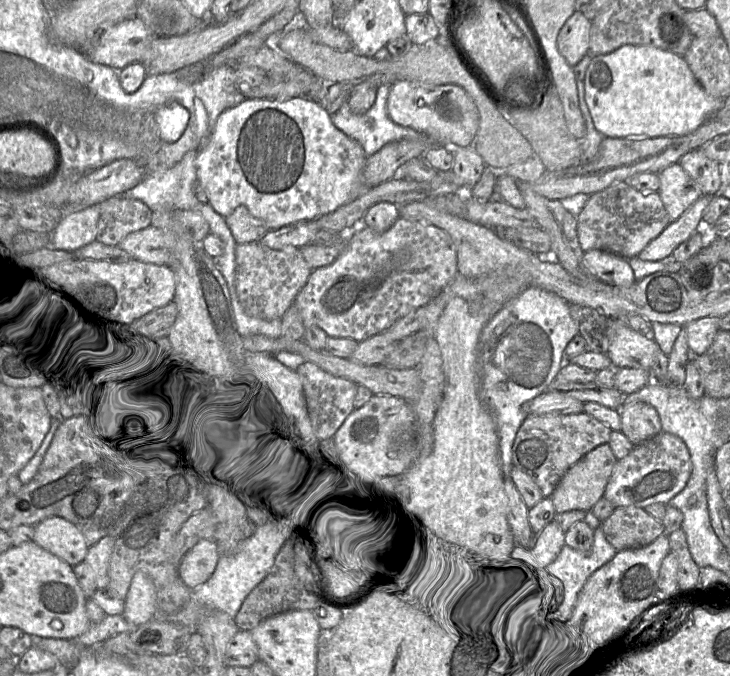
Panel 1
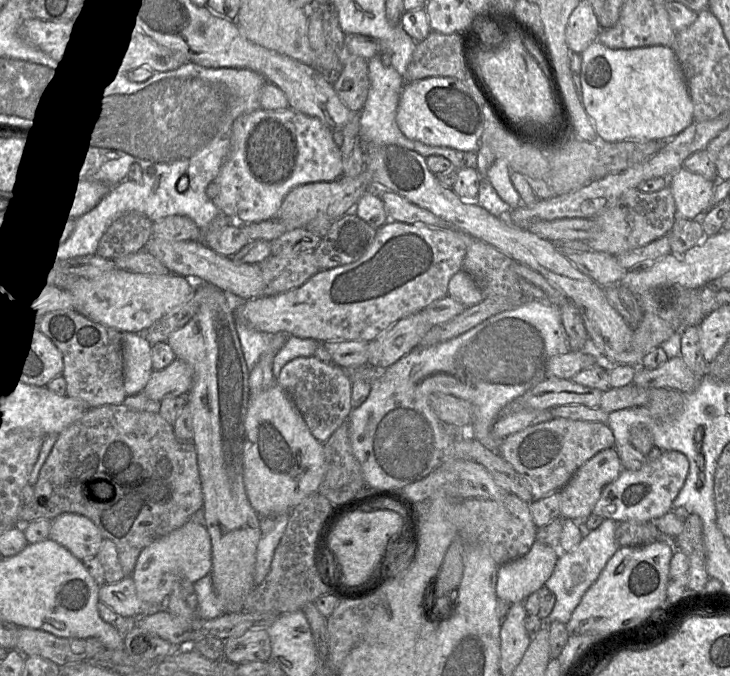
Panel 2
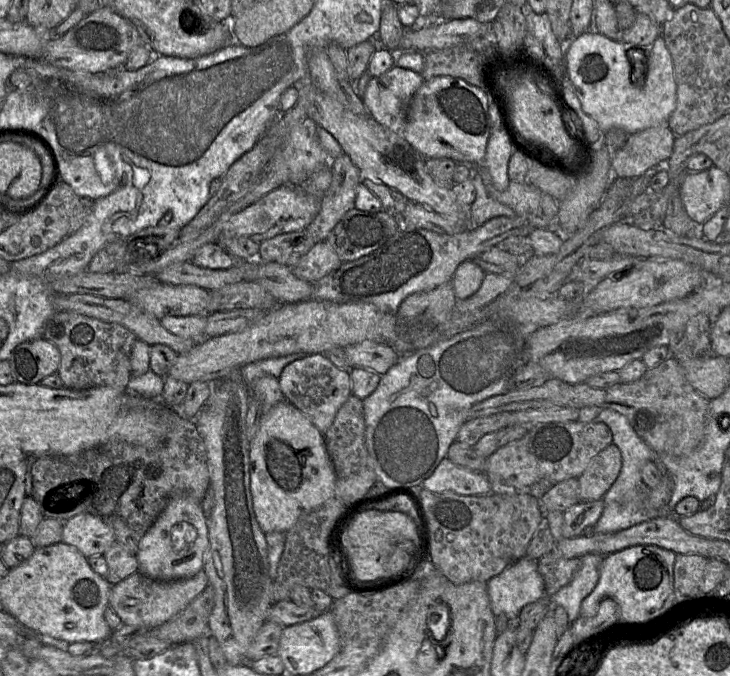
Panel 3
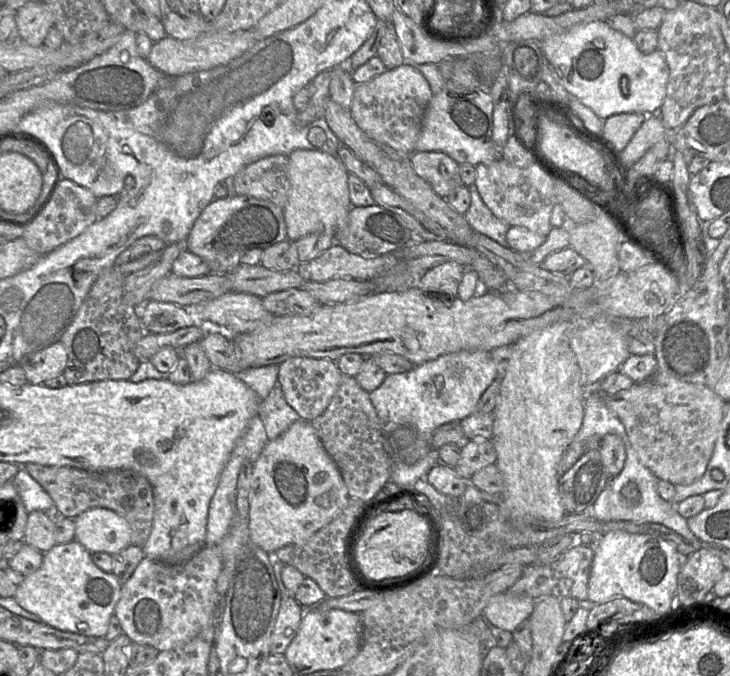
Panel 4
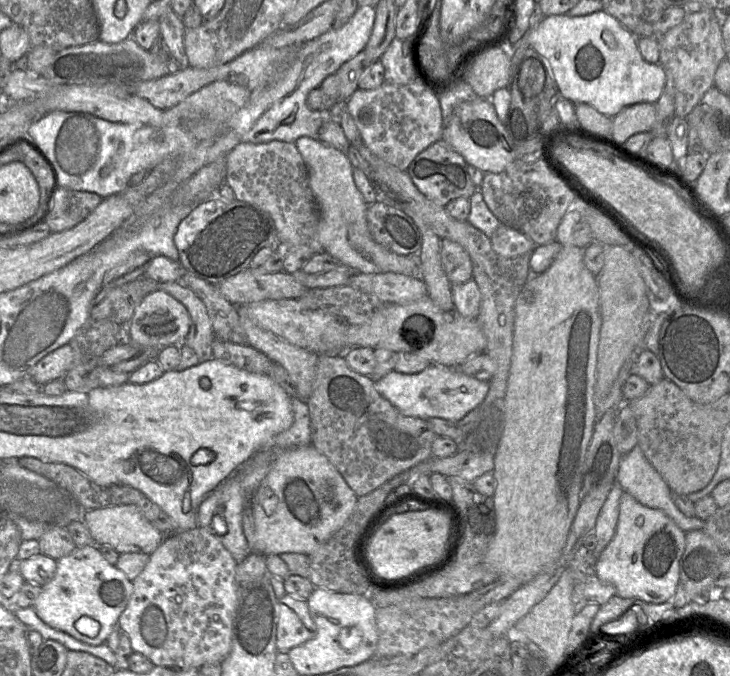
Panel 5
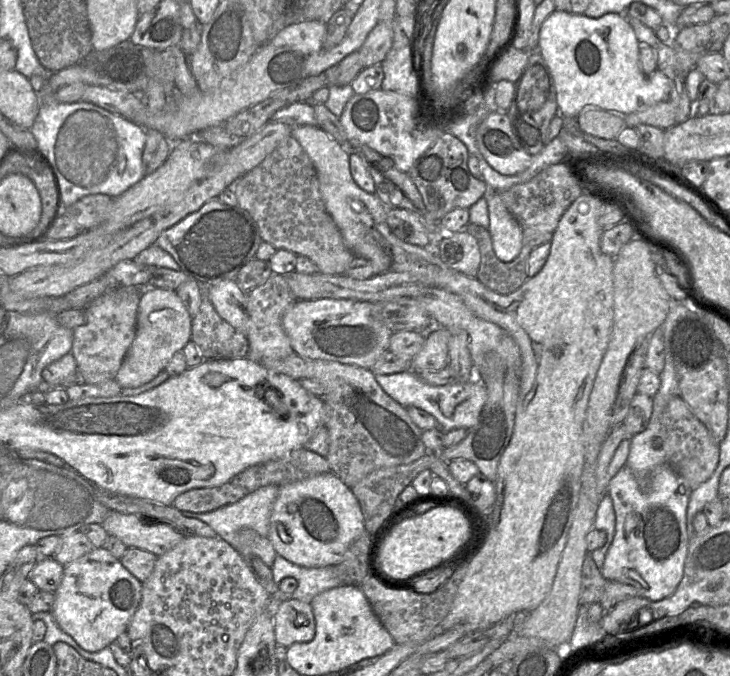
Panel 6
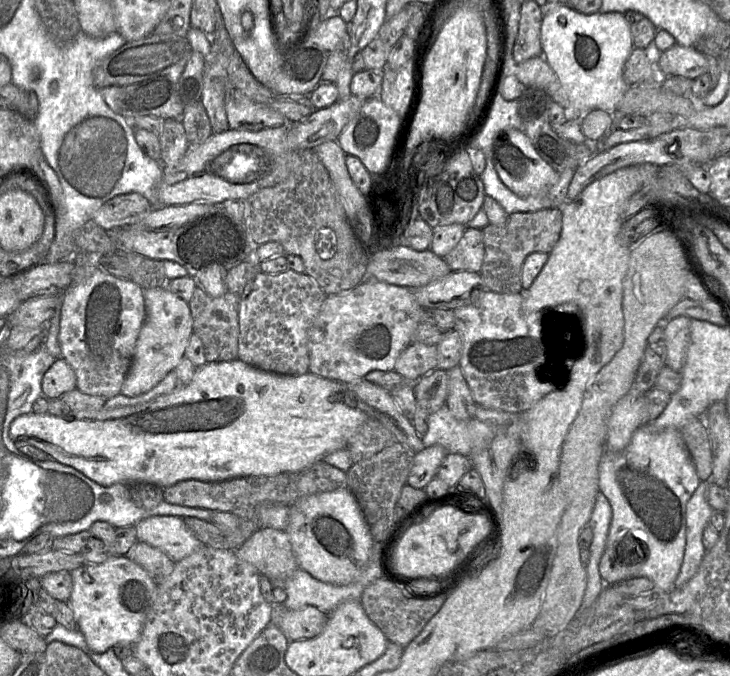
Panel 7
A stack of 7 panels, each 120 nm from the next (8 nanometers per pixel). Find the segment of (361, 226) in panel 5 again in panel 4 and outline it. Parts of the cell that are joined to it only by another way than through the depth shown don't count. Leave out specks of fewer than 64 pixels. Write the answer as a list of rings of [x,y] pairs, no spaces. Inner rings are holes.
[[[297,149],[289,155],[289,193],[284,208],[287,237],[296,241],[313,233],[327,233],[334,236],[337,243],[347,226],[348,215],[352,207],[348,179],[350,173],[337,156],[317,150]]]

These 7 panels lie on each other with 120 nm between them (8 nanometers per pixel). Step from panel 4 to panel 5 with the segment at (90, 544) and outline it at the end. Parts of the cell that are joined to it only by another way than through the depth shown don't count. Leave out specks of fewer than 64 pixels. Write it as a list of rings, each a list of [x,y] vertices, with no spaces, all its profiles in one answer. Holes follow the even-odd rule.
[[[134,505],[87,510],[82,520],[88,527],[95,545],[109,545],[119,554],[144,553],[150,555],[160,546],[166,536],[154,527]]]

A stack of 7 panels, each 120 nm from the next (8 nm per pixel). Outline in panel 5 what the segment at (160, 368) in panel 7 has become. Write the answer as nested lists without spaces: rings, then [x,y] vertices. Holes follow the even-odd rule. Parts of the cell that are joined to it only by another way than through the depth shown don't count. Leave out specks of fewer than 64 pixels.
[[[163,290],[146,295],[136,307],[128,324],[129,342],[134,346],[152,347],[162,350],[171,345],[179,345],[190,330],[187,309],[172,295]]]

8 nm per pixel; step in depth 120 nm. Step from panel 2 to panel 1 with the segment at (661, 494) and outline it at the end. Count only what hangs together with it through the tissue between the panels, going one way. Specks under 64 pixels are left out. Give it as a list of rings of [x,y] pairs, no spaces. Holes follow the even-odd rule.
[[[661,431],[634,446],[627,456],[616,461],[603,497],[610,501],[614,508],[666,505],[684,489],[690,475],[691,460],[686,445],[676,435]]]

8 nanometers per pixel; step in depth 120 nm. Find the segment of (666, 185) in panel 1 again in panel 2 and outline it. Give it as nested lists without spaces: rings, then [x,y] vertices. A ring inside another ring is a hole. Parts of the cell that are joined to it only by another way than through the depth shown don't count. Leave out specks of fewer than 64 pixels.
[[[683,166],[671,175],[668,187],[675,201],[676,217],[700,219],[710,209],[714,181],[707,180]]]

